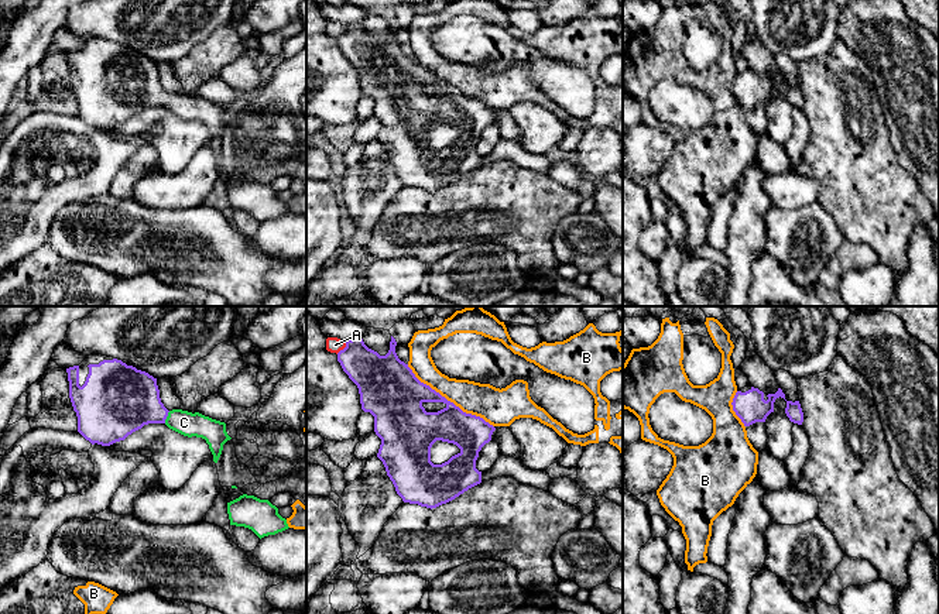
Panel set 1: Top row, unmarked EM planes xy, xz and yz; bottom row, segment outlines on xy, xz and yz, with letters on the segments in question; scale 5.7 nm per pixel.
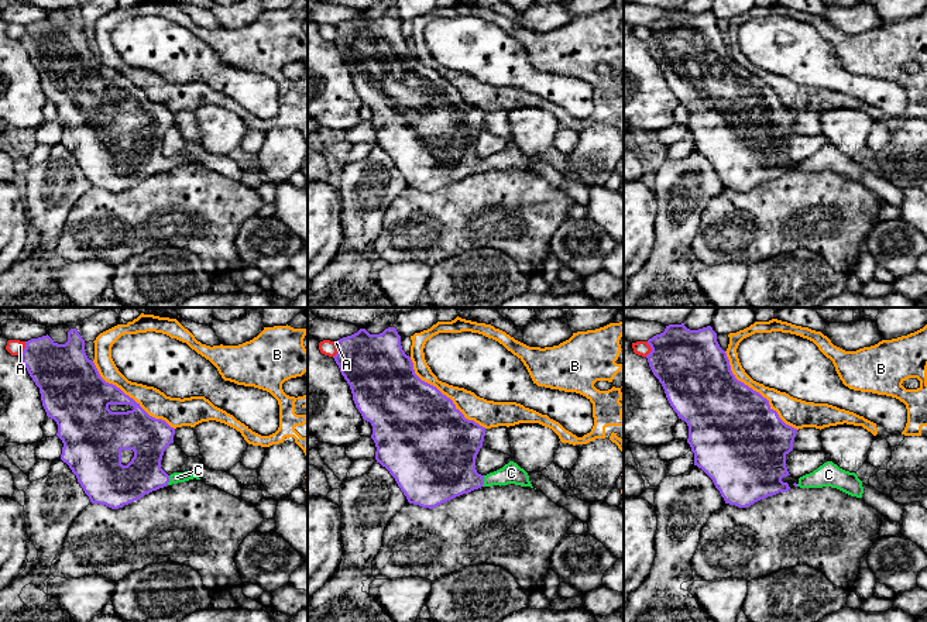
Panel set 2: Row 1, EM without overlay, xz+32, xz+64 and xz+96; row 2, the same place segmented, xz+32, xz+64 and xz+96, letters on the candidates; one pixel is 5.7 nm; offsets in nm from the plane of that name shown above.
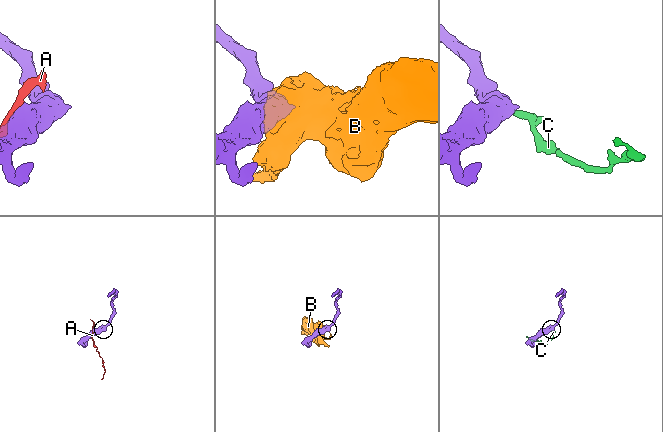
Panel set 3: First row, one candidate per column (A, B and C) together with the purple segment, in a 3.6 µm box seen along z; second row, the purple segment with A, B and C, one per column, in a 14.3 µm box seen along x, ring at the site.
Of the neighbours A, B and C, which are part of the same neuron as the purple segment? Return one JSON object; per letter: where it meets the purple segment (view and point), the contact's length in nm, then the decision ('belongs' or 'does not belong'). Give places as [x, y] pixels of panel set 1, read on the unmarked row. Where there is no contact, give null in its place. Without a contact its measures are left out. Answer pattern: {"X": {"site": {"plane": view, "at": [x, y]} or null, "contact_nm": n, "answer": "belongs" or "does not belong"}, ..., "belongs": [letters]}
{"A": {"site": {"plane": "xz", "at": [343, 33]}, "contact_nm": 90, "answer": "does not belong"}, "B": {"site": {"plane": "xz", "at": [449, 85]}, "contact_nm": 600, "answer": "does not belong"}, "C": {"site": {"plane": "xy", "at": [167, 99]}, "contact_nm": 80, "answer": "belongs"}, "belongs": ["C"]}

